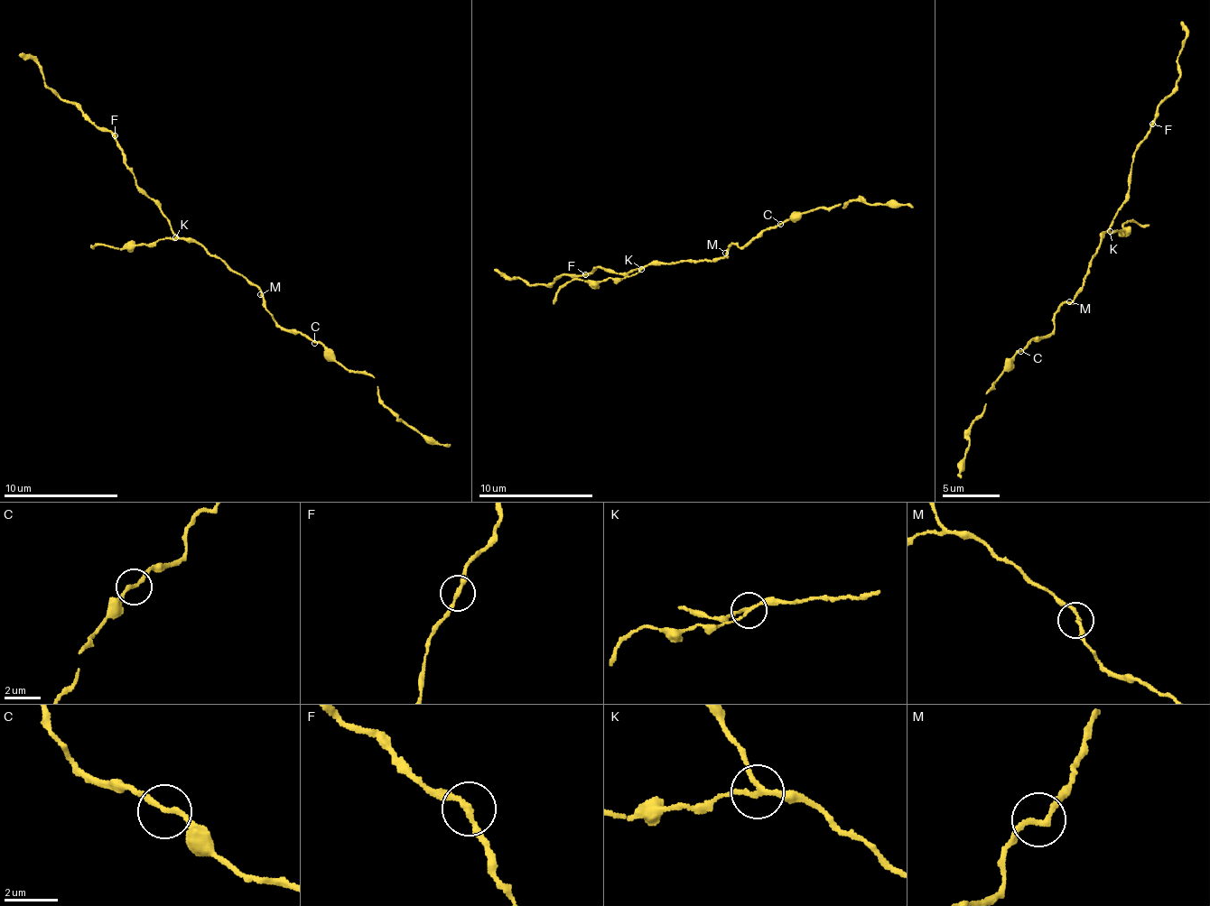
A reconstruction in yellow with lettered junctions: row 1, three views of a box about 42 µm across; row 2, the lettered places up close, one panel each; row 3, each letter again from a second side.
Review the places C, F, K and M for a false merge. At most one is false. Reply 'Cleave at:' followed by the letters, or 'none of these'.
Cleave at: K

